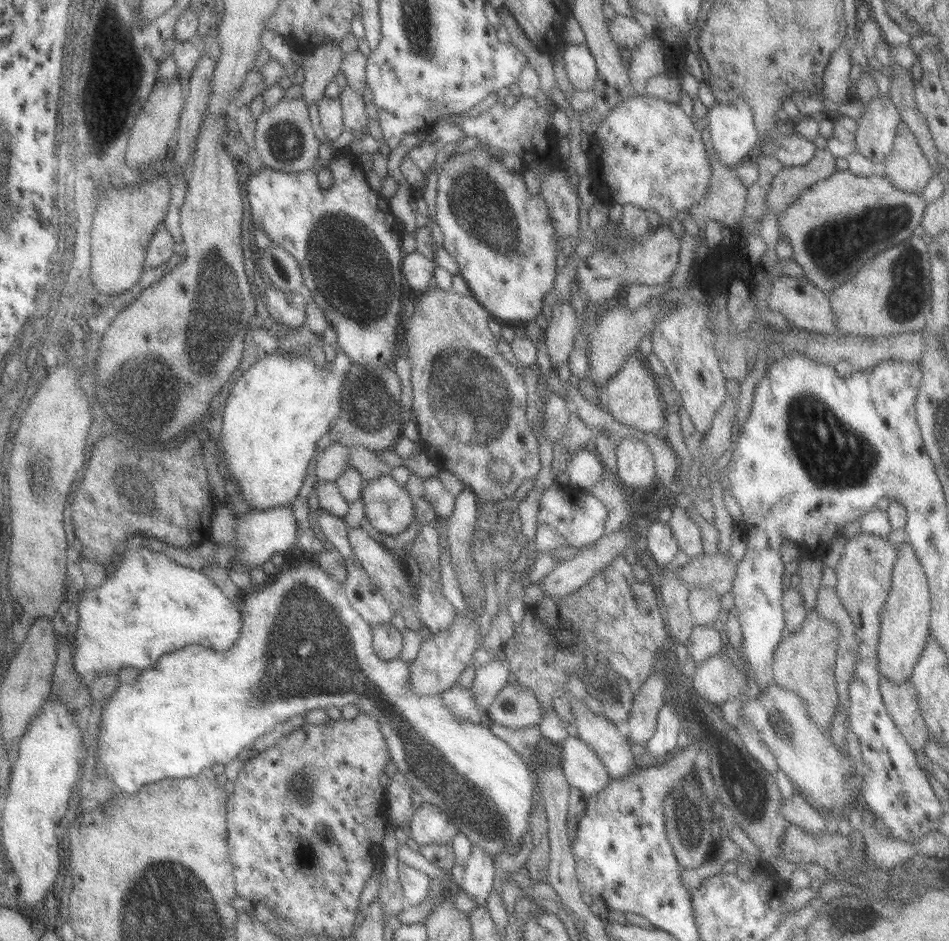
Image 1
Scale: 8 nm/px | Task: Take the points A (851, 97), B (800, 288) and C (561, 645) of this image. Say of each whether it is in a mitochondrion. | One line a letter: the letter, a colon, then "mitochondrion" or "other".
A: other
B: other
C: other

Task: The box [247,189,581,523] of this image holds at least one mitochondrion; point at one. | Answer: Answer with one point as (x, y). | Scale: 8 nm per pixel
(351, 267)

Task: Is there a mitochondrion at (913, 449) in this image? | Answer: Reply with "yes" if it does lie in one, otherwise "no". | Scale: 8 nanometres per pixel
no

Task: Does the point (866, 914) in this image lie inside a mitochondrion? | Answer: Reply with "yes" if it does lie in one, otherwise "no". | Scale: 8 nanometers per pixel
no

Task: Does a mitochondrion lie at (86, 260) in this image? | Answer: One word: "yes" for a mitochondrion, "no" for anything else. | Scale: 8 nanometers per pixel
no

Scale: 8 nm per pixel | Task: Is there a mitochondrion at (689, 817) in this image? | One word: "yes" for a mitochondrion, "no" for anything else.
yes

